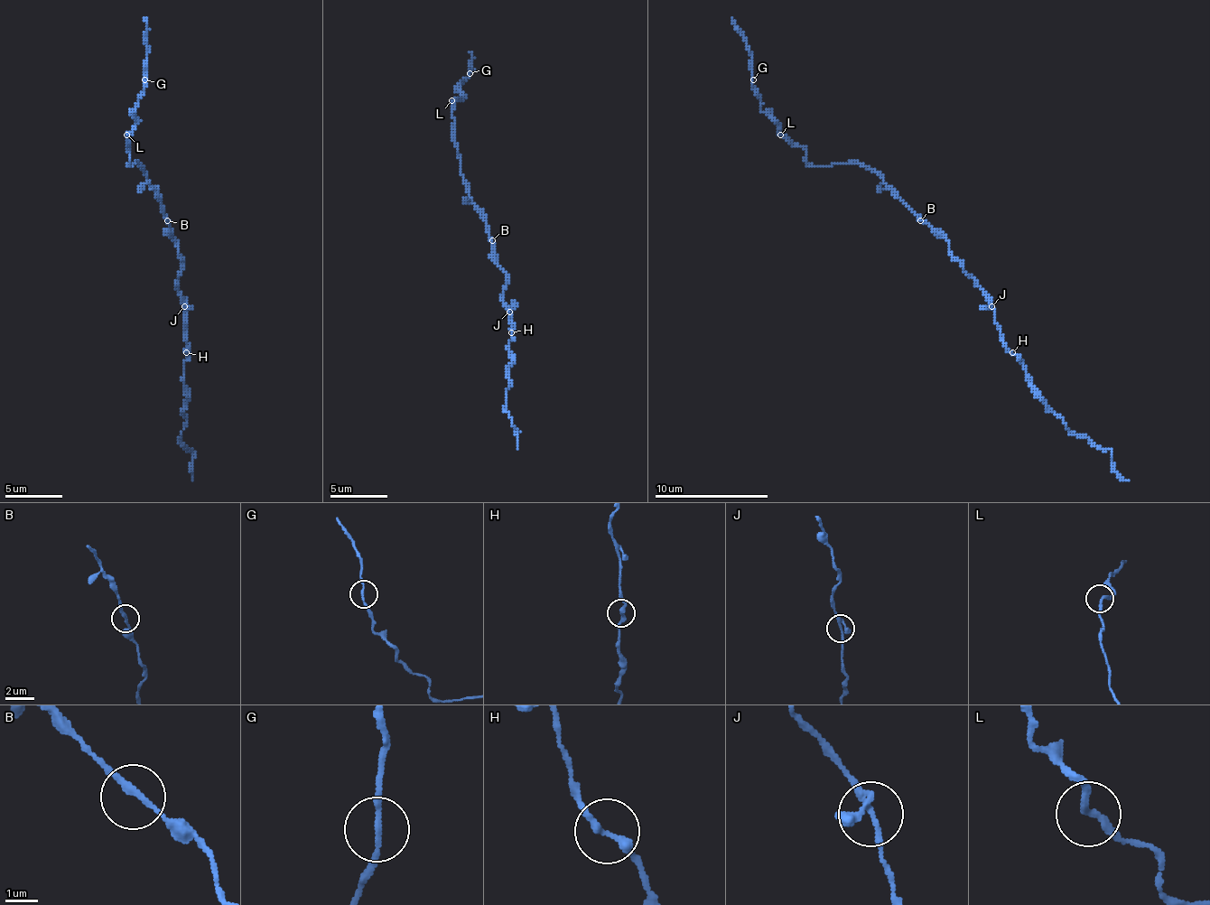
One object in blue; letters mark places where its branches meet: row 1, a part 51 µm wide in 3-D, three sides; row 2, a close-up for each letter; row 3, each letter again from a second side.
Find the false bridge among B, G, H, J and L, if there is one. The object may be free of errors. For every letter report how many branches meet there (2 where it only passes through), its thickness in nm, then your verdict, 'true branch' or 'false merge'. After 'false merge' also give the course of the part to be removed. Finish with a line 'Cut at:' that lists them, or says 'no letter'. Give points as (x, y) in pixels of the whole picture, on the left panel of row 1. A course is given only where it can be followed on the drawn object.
B: branches 2; calibre 190 nm; true branch
G: branches 2; calibre 160 nm; true branch
H: branches 2; calibre 240 nm; true branch
J: branches 3; calibre 180 nm; true branch
L: branches 2; calibre 240 nm; true branch
Cut at: no letter

